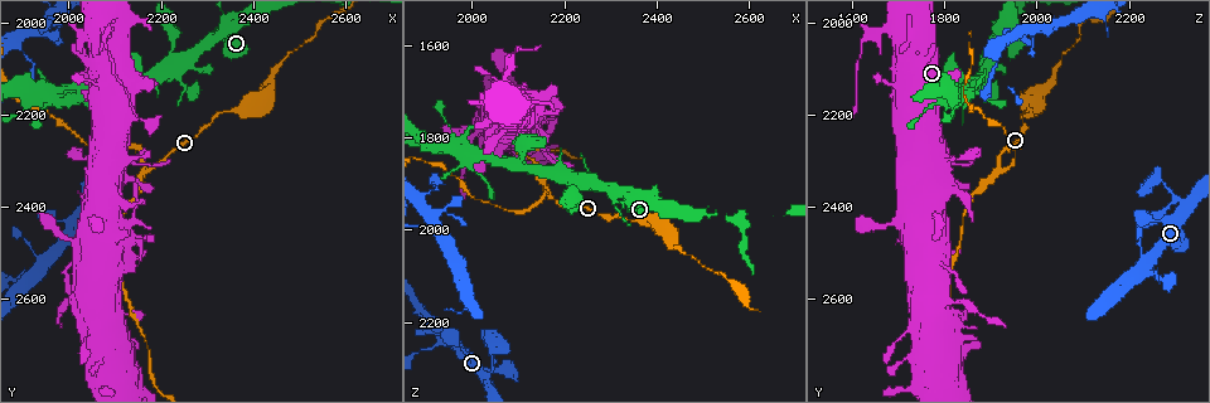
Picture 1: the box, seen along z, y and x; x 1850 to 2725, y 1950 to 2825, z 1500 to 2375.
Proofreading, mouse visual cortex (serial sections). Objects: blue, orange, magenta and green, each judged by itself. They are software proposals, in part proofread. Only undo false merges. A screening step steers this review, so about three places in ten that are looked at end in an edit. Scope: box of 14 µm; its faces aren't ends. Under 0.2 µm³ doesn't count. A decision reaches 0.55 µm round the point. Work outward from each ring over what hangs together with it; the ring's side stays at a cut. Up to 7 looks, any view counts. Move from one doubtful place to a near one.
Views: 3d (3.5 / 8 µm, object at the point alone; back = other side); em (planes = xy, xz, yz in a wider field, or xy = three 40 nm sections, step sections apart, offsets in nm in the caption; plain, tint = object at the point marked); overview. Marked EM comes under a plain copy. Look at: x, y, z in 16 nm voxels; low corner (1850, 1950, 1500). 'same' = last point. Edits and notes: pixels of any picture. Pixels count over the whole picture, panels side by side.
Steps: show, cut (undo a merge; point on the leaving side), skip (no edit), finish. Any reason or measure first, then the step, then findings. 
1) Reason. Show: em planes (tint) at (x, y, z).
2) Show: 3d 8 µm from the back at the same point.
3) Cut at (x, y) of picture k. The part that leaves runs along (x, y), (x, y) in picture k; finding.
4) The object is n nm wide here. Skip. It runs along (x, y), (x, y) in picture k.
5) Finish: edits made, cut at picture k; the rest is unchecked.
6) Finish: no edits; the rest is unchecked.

Branch point. Show: 3d 8 µm at (1930, 2160, 1820).

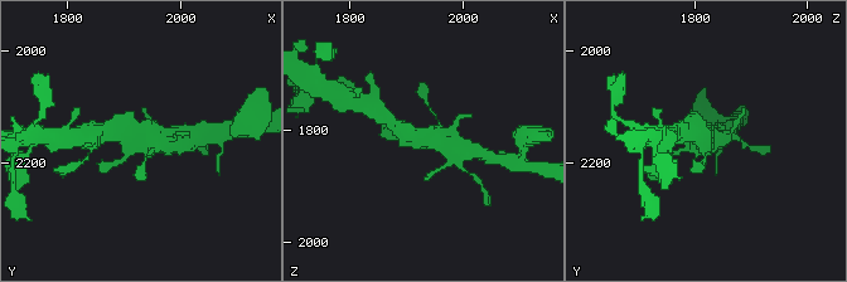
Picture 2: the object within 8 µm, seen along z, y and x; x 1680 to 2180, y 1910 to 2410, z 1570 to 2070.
Show: 3d 3.5 µm from the back at (1930, 2160, 1820).

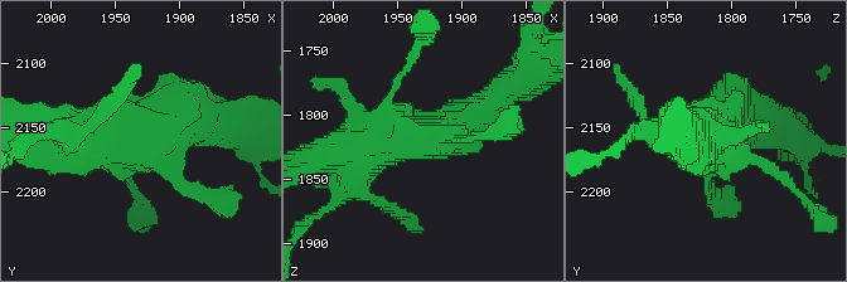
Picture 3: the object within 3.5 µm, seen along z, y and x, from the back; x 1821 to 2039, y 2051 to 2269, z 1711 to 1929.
Show: em xy step 3 (tint) at (1930, 2166, 1818).

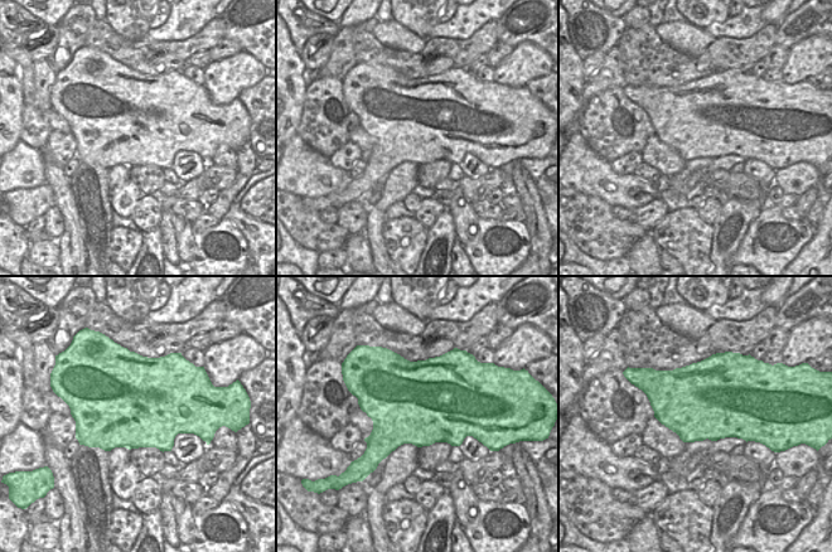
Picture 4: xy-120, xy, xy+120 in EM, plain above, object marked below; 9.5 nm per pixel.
Skip. It runs along (319, 161), (478, 113) in picture 3; one cell here.

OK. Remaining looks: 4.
Two arms in line, one across. Show: 3d 3.5 µm at (2175, 2325, 1920).

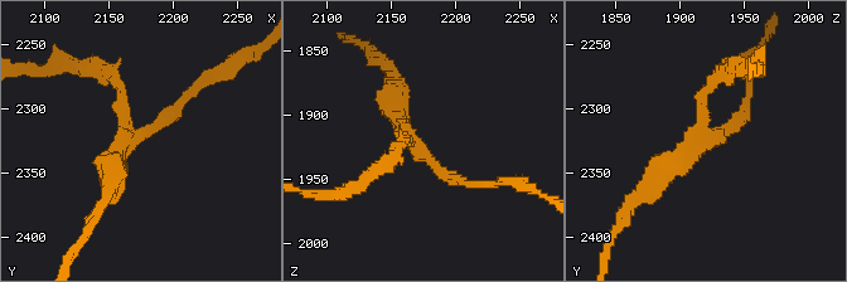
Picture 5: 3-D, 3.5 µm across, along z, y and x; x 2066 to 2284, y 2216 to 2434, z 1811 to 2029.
3 arms meet here; the arms are 150, 150, 300 nm wide. Show: em xy step 2 (tint) at (2172, 2322, 1922).

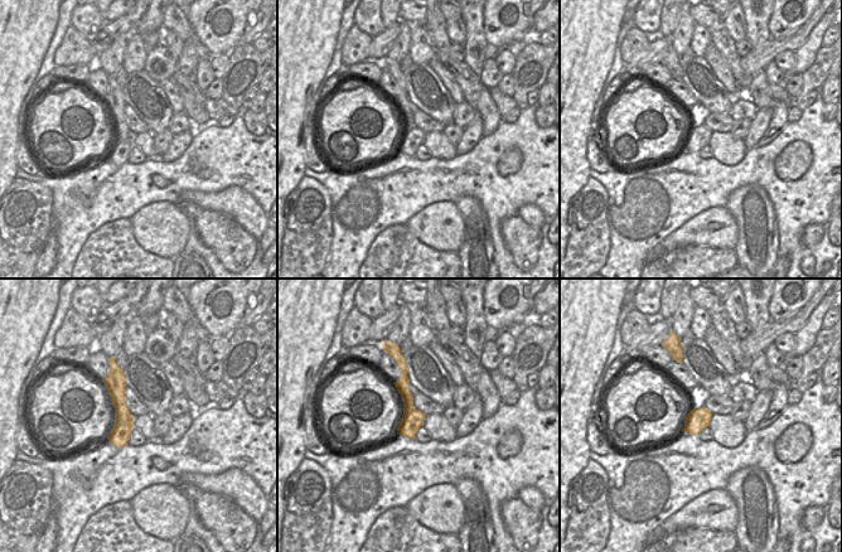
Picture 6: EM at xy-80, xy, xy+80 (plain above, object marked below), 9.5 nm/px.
Skip. It runs along (749, 92), (736, 124), (645, 185) in picture 5; one cell here.

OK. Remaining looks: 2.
Finish: no edits; the rest is unchecked.

